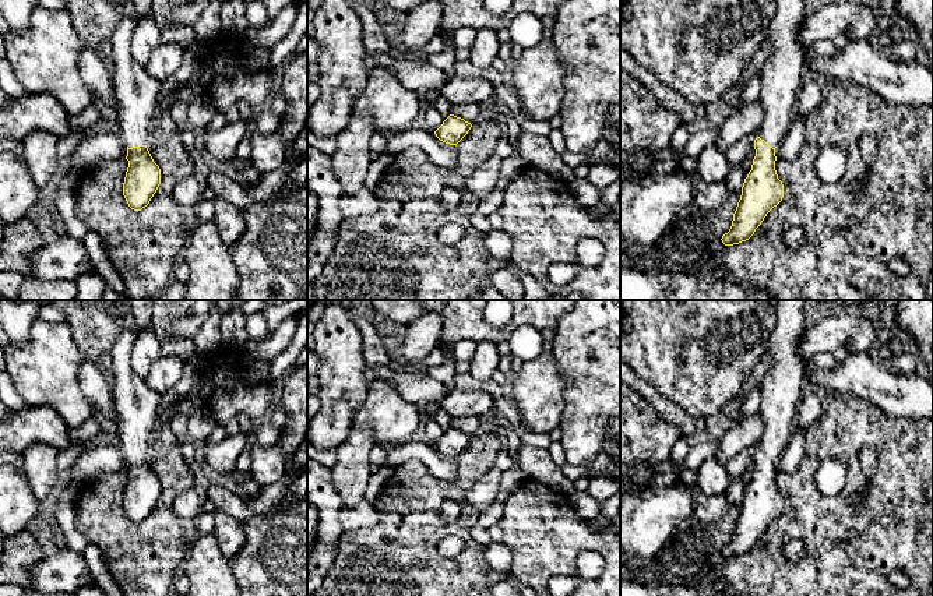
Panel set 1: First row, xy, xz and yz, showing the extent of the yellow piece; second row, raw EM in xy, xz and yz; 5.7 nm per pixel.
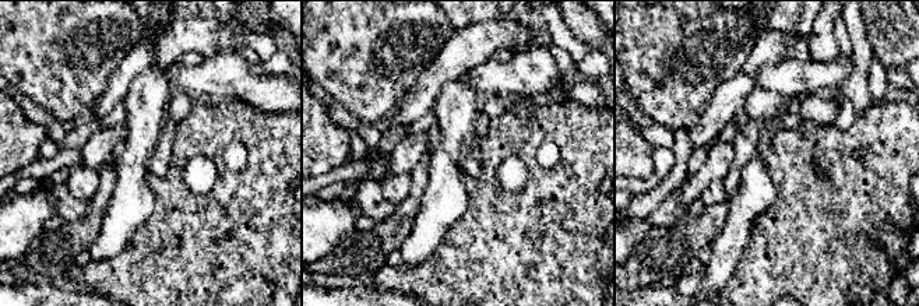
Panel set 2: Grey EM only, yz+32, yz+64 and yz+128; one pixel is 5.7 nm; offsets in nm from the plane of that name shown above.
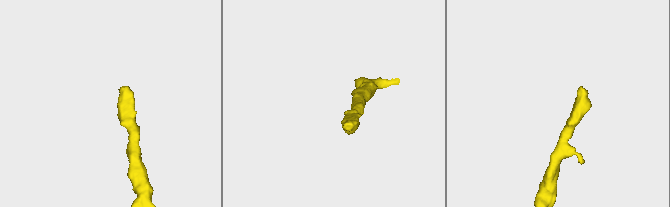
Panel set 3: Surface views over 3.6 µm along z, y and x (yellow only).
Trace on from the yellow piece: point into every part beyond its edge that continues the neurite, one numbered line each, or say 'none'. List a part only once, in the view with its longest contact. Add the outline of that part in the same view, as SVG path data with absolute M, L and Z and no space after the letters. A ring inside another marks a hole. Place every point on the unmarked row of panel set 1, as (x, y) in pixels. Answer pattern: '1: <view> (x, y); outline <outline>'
1: xy (137, 406); outline M120 332L110 349L113 380L112 396L116 412L117 449L128 461L147 458L156 435L159 394L149 388L131 367L137 335Z

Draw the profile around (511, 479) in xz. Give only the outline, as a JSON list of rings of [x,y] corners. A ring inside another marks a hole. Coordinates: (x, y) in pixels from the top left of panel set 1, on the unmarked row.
[[[515,463],[511,469],[503,472],[501,483],[499,486],[501,498],[513,494],[525,479],[525,473],[521,470],[518,463]]]

